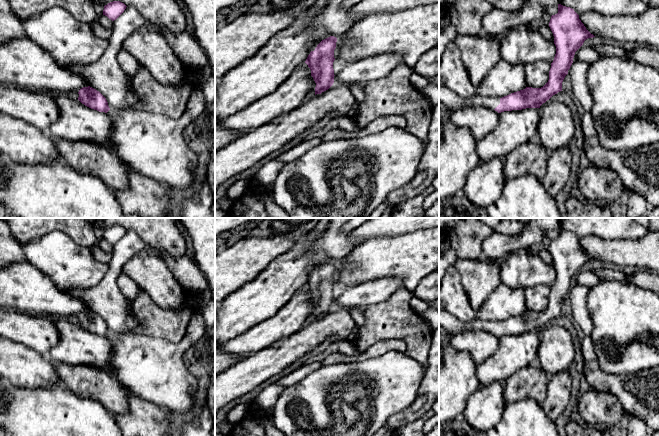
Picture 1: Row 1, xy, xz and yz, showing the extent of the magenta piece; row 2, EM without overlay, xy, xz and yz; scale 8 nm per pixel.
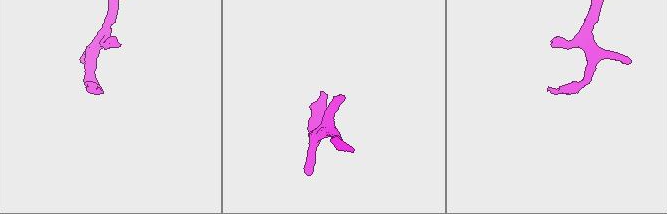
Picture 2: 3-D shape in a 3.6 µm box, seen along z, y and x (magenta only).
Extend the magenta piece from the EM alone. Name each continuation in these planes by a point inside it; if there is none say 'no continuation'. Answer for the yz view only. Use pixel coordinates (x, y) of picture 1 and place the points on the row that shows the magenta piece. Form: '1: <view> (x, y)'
1: yz (449, 98)

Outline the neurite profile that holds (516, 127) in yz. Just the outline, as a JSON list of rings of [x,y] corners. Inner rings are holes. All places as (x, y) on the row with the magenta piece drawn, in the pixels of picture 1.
[[[526,108],[499,113],[497,127],[476,143],[476,152],[480,162],[486,162],[494,158],[504,160],[516,147],[536,140],[539,121],[540,108]]]

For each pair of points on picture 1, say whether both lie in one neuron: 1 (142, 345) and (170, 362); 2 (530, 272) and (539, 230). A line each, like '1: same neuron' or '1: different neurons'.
1: same neuron
2: different neurons

